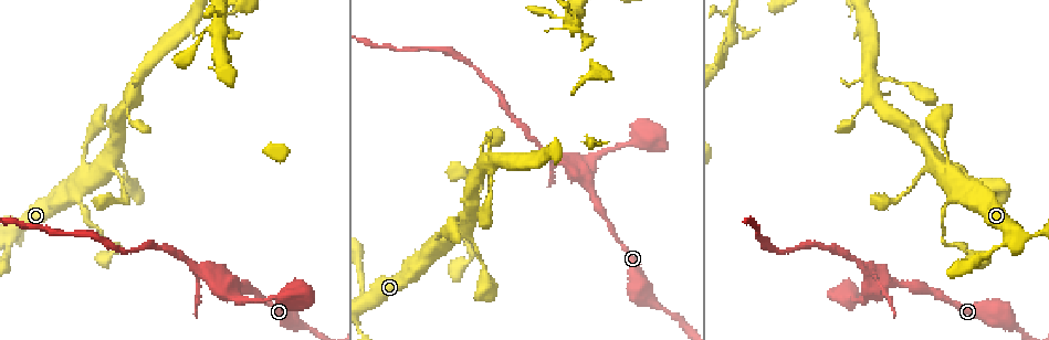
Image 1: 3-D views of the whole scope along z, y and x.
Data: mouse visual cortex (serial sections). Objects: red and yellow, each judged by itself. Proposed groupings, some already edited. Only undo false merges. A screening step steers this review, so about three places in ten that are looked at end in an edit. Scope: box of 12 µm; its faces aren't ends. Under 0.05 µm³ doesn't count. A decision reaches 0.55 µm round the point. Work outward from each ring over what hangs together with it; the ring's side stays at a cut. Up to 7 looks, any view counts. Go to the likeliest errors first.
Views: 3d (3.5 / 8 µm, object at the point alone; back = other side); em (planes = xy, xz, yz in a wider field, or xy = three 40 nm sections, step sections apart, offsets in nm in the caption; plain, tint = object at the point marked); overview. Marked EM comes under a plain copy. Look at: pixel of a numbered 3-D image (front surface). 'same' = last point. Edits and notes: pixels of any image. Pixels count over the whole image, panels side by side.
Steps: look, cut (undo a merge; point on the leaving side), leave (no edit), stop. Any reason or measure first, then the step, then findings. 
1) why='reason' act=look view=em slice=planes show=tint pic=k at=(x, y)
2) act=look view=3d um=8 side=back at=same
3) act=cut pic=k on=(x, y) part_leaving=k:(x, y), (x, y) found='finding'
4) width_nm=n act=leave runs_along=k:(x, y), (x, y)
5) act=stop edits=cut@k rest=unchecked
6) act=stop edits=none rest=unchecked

why='sharp bend' act=look view=3d um=3.5 side=back pic=1 at=(227, 294)

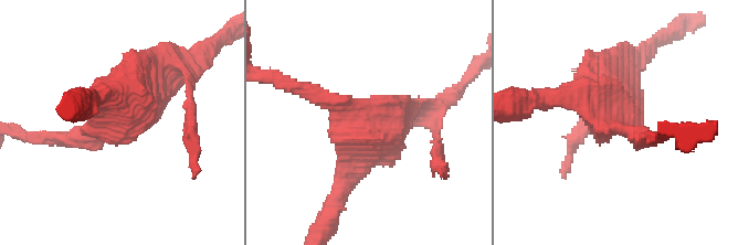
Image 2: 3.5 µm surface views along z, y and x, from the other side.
act=look view=em slice=xy step=3 show=tint pic=2 at=(120, 118)

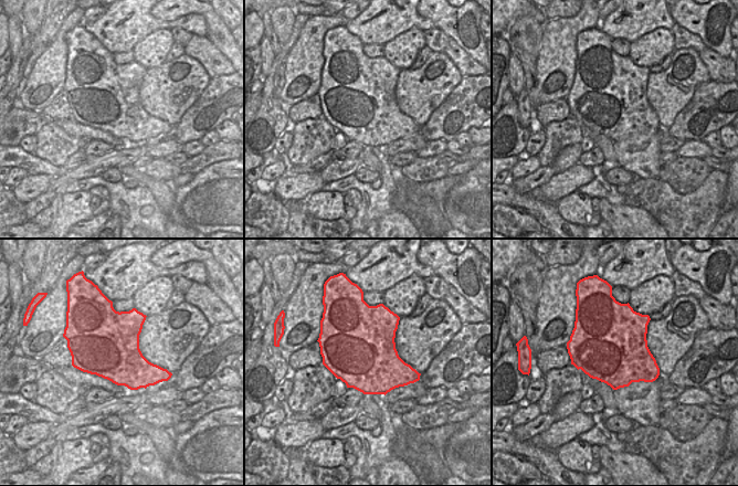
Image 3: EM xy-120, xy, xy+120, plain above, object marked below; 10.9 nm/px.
act=leave found='all the same cell'

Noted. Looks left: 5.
act=look view=3d um=3.5 side=back pic=1 at=(129, 88)

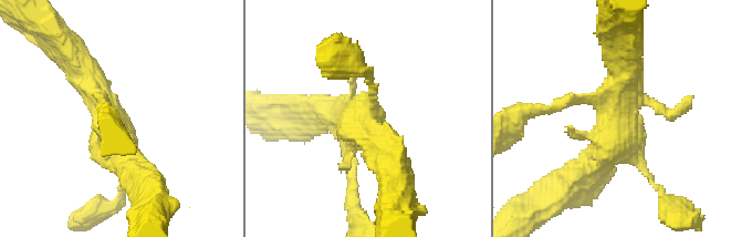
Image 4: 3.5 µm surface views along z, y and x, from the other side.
why='shape alone is not enough' act=look view=em slice=xy step=5 show=tint pic=4 at=(617, 115)

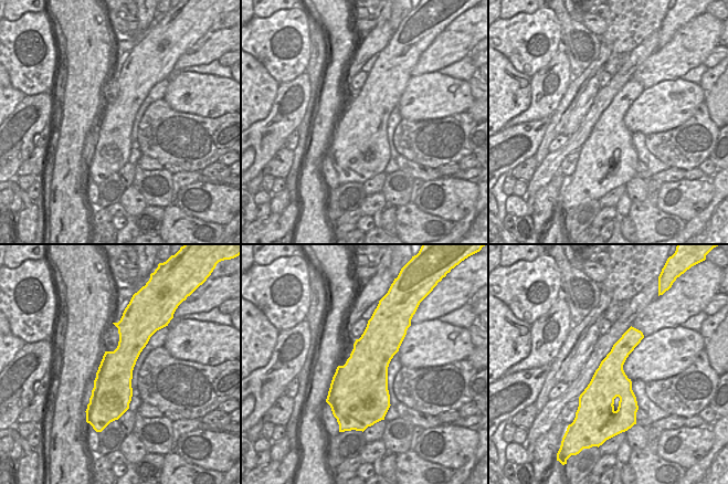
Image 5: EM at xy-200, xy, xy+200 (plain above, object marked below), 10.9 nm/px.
act=look view=em slice=xy step=1 show=tint at=same

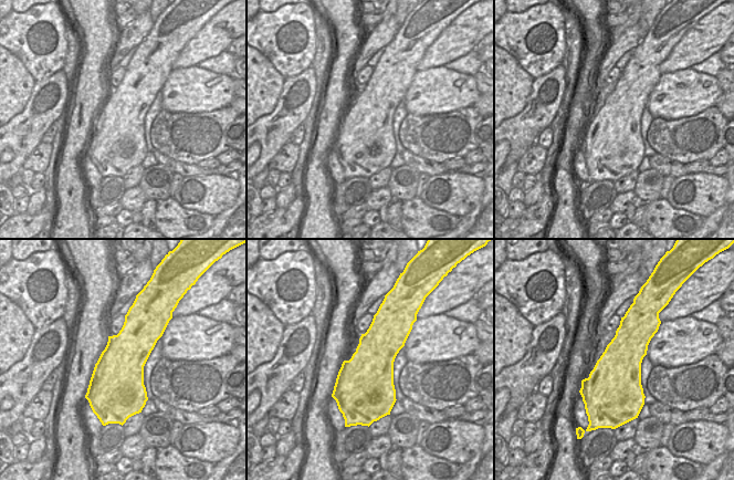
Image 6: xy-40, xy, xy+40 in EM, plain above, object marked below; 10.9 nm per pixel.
width_nm=600 act=leave runs_along=4:(136, 171), (71, 55) found='continuous, no second cell'

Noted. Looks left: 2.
why='thick turns thin' act=look view=3d um=3.5 pic=1 at=(83, 207)

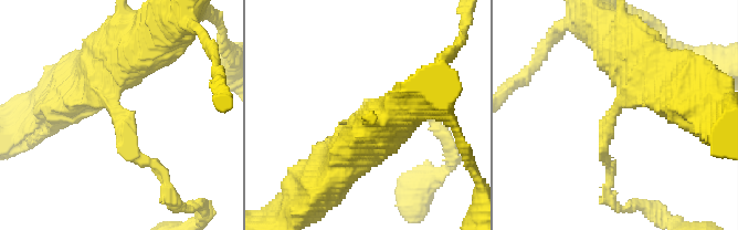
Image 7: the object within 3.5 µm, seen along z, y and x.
act=leave runs_along=7:(657, 76), (646, 66), (609, 117), (609, 165) found='all the same cell'

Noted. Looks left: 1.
act=stop edits=none rest=unchecked

